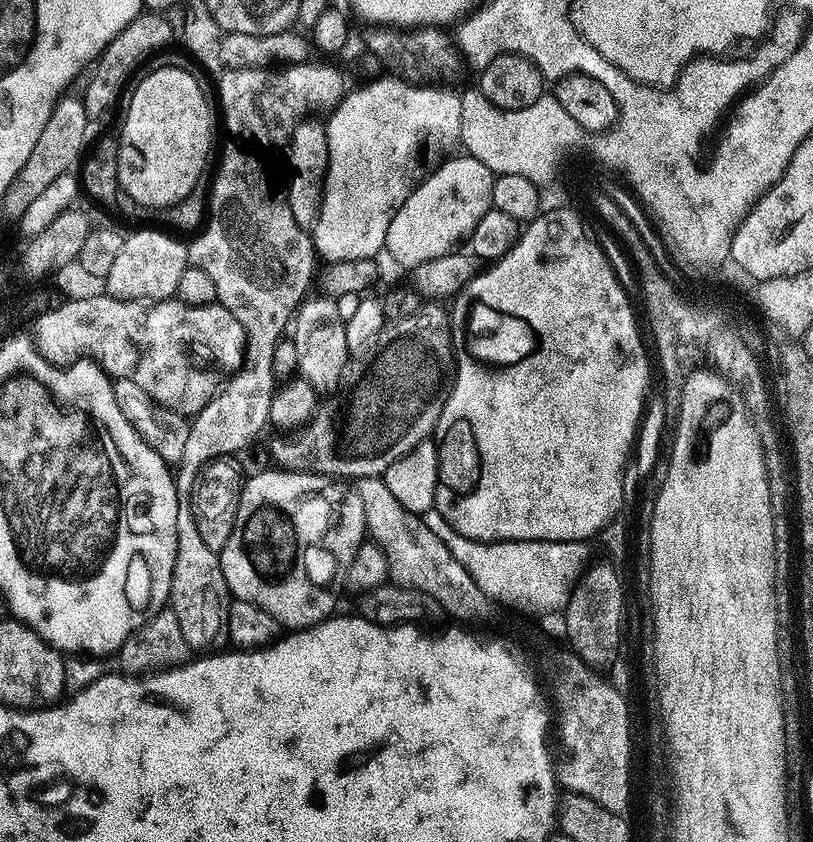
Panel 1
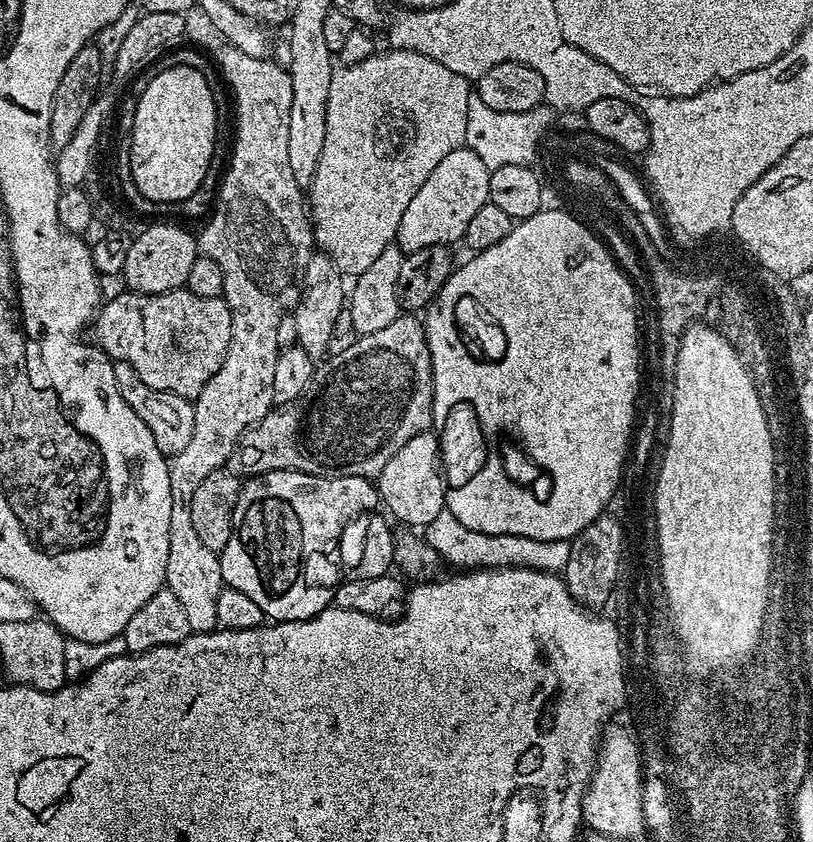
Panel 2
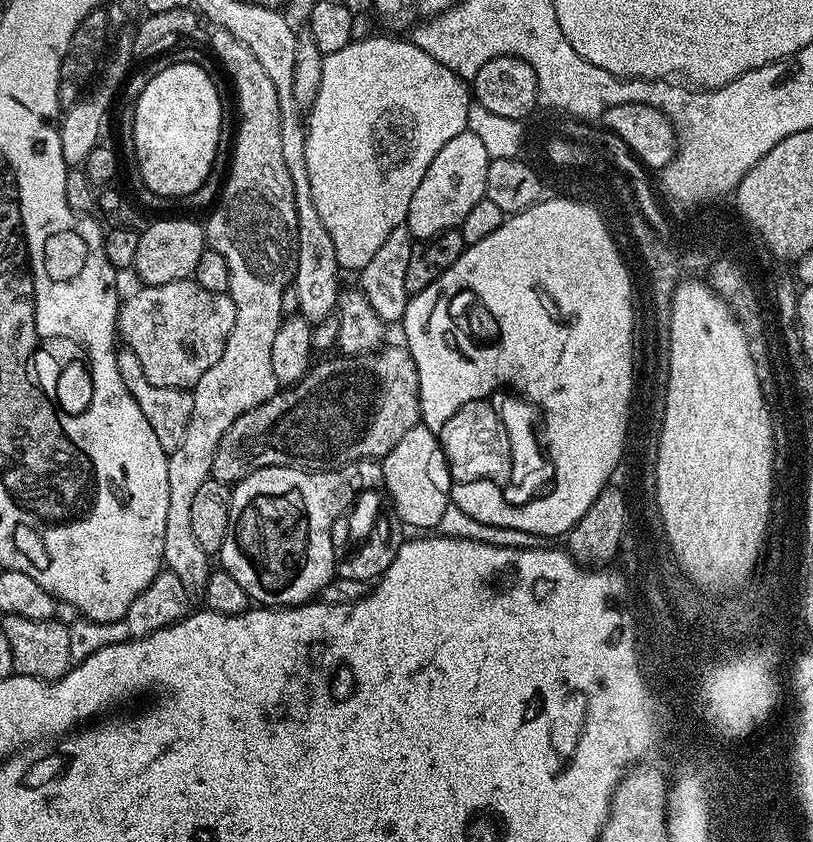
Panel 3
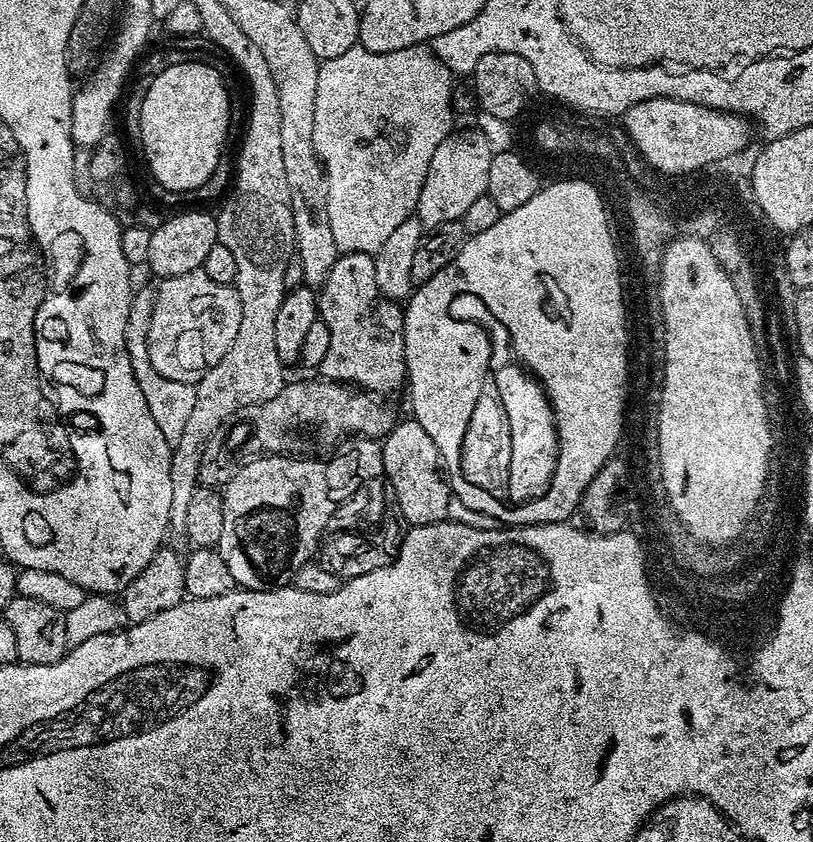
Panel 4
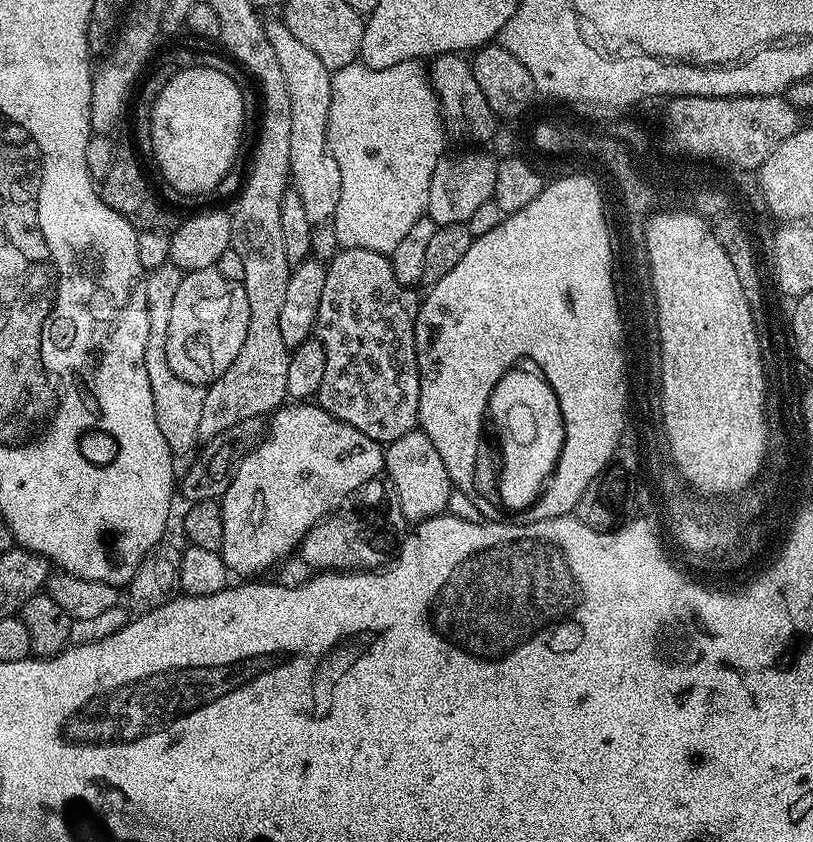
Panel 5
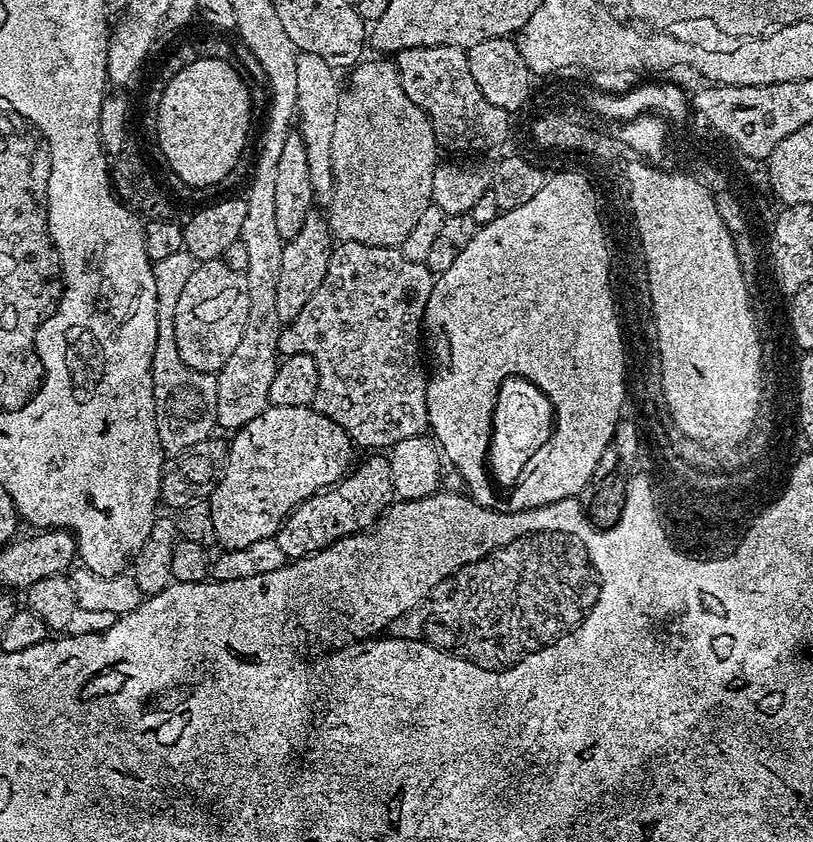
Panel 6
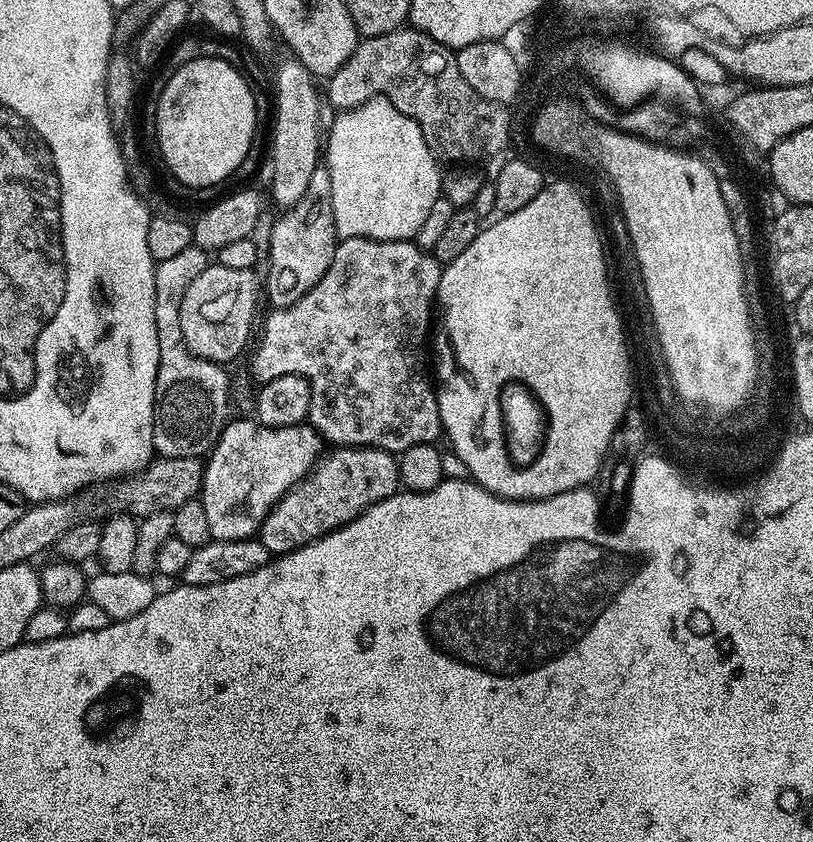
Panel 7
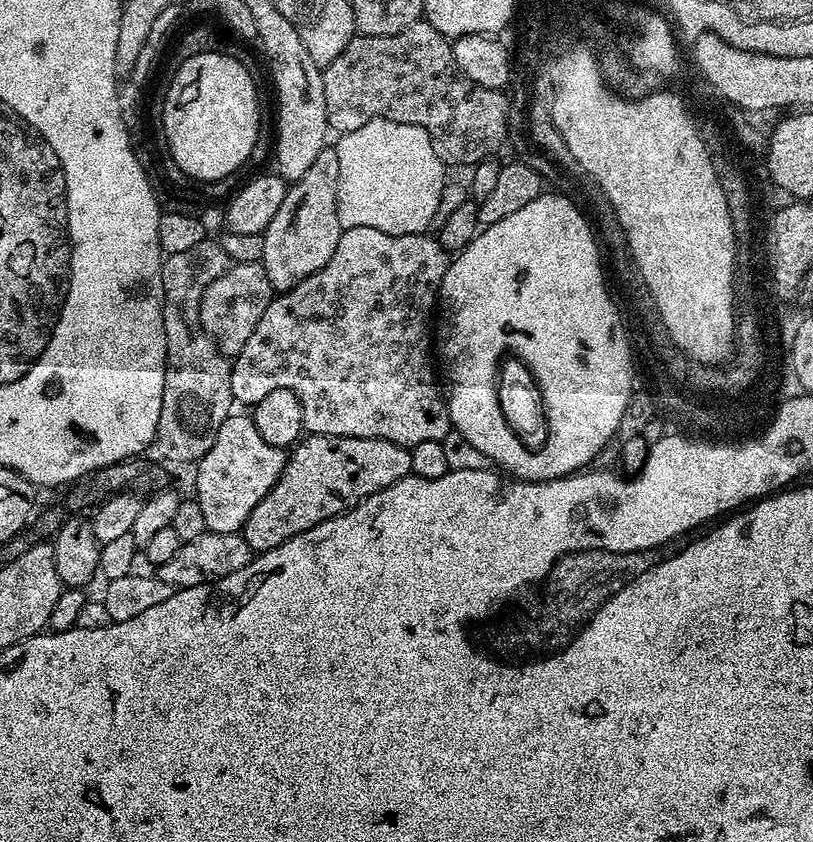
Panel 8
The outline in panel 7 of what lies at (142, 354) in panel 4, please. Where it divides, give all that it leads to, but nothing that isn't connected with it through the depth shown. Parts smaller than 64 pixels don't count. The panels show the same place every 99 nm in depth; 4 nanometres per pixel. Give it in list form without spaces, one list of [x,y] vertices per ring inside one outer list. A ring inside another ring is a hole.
[[[198,247],[182,250],[174,258],[159,261],[154,274],[154,322],[158,330],[158,378],[154,410],[153,449],[170,458],[207,457],[229,419],[228,368],[198,358],[186,346],[180,321],[182,300],[190,282],[202,274],[210,263],[209,253]]]

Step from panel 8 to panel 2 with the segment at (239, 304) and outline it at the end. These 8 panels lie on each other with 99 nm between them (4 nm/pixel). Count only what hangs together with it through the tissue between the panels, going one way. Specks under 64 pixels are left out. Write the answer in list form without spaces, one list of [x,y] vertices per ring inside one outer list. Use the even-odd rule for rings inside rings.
[[[187,286],[183,288],[175,288],[169,292],[162,294],[142,294],[141,292],[133,292],[124,290],[121,296],[116,296],[113,300],[105,299],[101,303],[95,317],[96,337],[94,343],[96,347],[101,348],[108,356],[108,359],[115,362],[130,362],[130,366],[134,368],[134,374],[138,374],[138,378],[142,378],[142,382],[146,382],[146,386],[154,386],[154,390],[162,390],[163,392],[173,392],[182,398],[192,400],[202,390],[202,386],[206,382],[210,382],[210,378],[214,378],[214,374],[218,374],[218,370],[222,366],[222,362],[228,353],[228,347],[232,341],[232,311],[228,309],[228,304],[222,298],[198,298],[198,294],[194,294]]]

